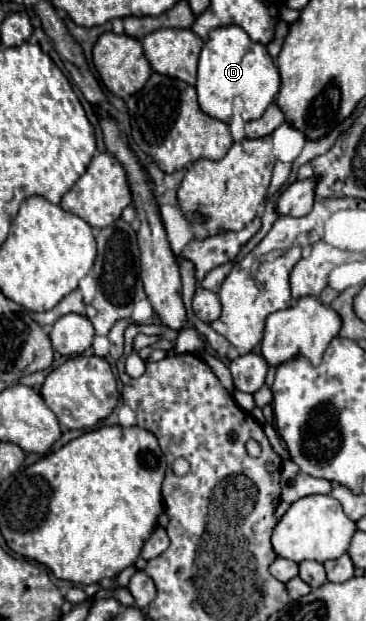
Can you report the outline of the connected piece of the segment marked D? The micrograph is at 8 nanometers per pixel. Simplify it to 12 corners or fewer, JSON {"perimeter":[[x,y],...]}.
{"perimeter":[[231,24],[209,32],[197,70],[205,114],[259,118],[281,80],[267,48]]}

